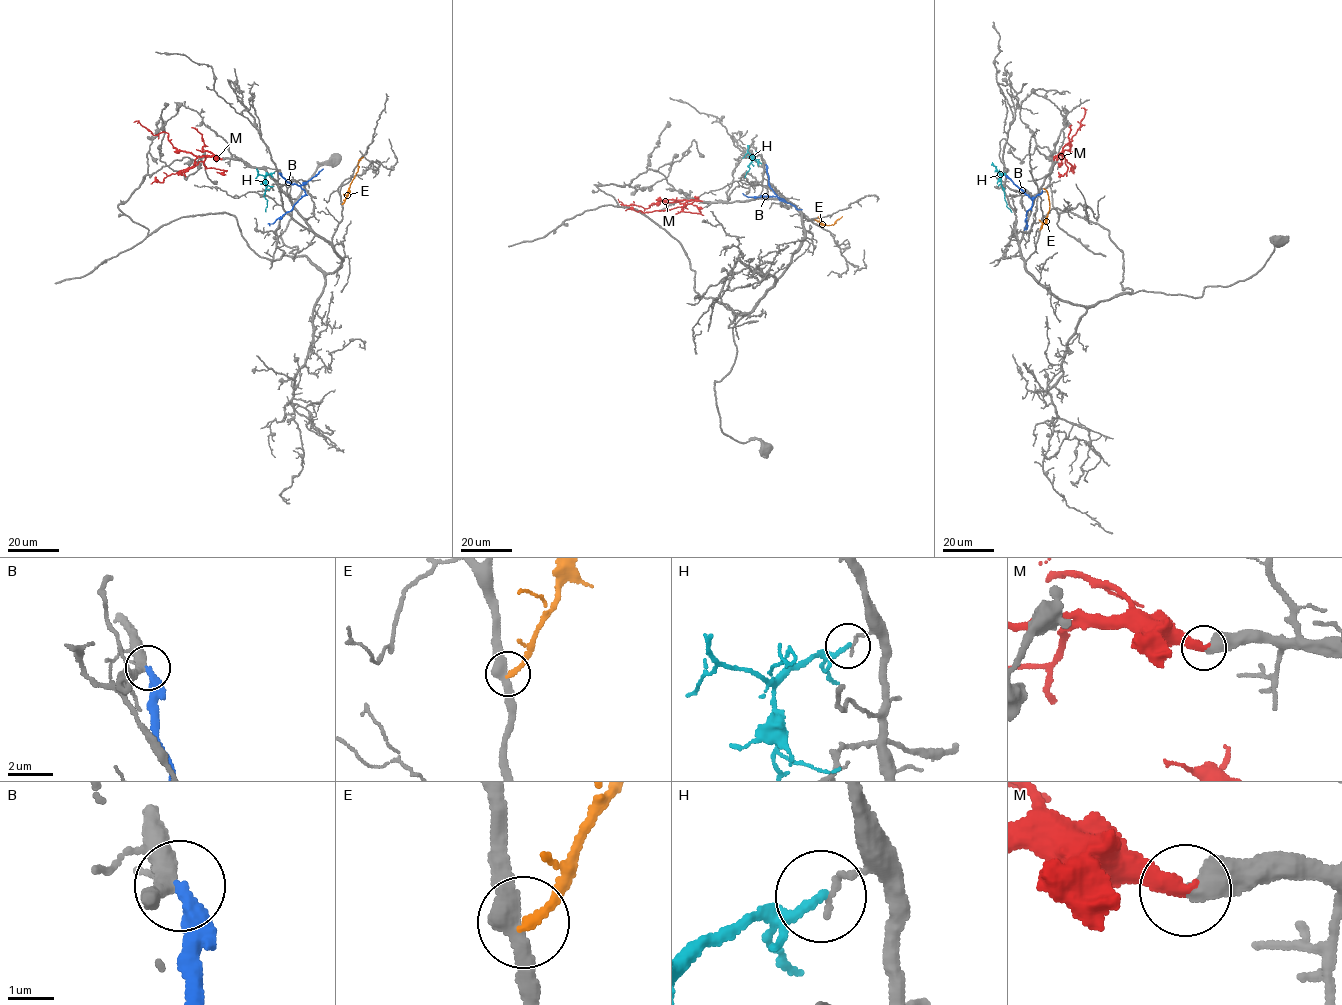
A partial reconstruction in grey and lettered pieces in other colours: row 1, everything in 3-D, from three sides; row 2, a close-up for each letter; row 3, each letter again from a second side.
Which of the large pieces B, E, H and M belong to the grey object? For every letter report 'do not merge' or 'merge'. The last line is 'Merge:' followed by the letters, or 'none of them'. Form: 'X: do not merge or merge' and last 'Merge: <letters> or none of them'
B: do not merge
E: do not merge
H: do not merge
M: merge
Merge: M

